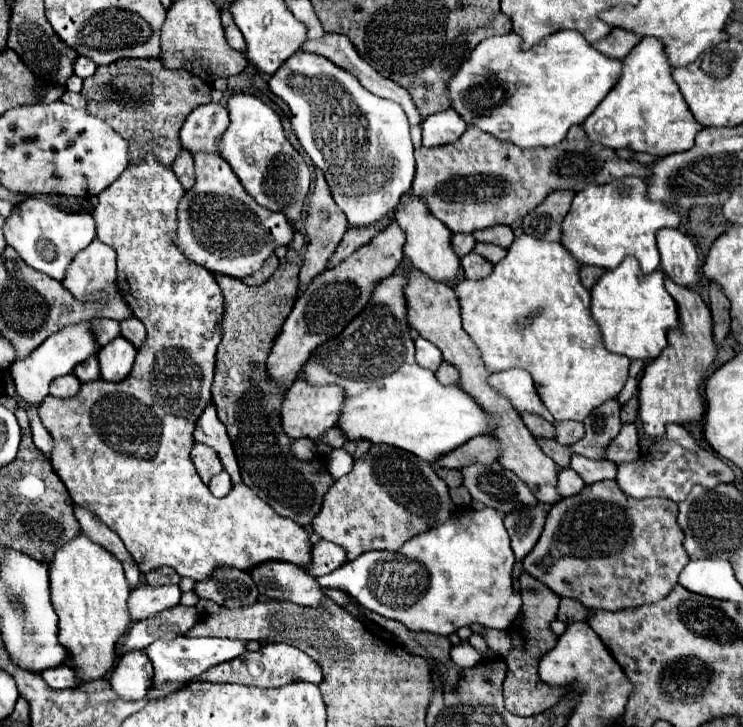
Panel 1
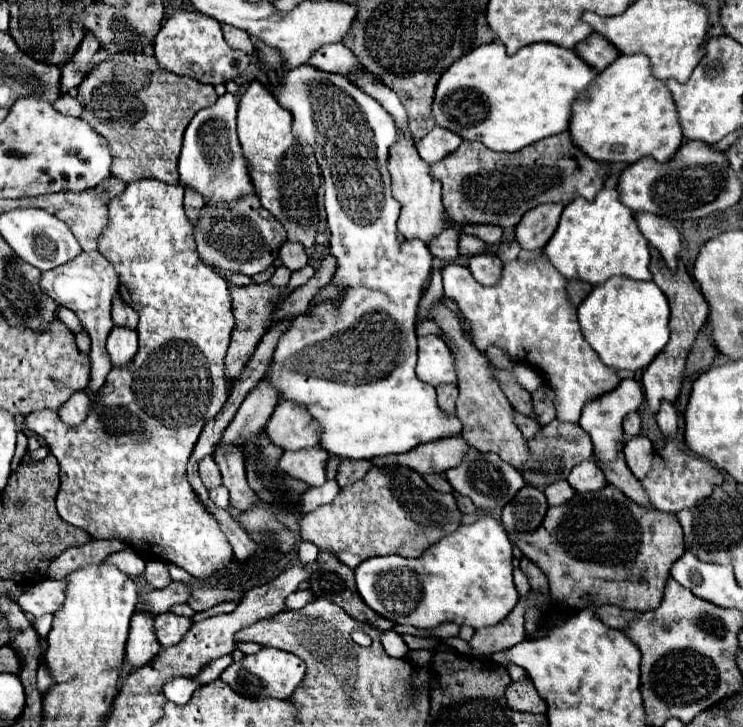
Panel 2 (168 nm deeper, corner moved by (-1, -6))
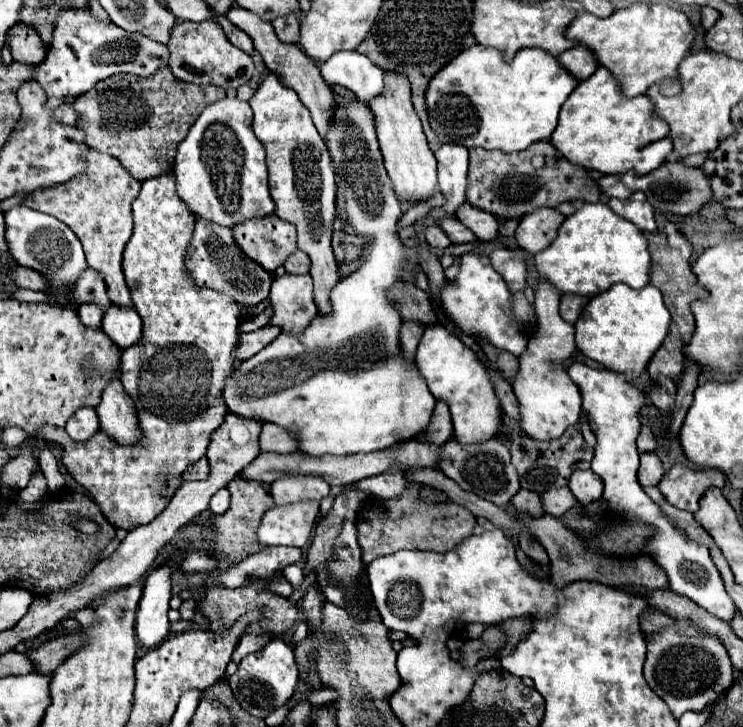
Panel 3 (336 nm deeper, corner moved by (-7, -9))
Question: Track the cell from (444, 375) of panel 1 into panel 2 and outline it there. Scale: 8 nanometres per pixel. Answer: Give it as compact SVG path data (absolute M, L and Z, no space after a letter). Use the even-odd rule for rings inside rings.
M439 384L437 386L437 404L447 416L455 414L455 400L457 400L457 386L455 384Z

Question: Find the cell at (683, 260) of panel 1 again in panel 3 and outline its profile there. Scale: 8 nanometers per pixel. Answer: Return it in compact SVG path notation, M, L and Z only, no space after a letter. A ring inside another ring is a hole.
M633 193L629 199L619 201L619 199L611 199L609 207L619 213L621 217L625 217L627 221L635 223L641 231L649 231L655 233L657 231L657 223L655 223L655 213L653 207L647 203L647 199L643 197L643 193Z

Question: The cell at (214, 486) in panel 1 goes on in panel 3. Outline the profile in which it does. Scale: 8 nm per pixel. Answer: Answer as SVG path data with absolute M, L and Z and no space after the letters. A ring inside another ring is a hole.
M223 487L219 489L213 497L211 497L211 503L209 503L209 509L215 513L215 515L223 515L229 507L229 491Z

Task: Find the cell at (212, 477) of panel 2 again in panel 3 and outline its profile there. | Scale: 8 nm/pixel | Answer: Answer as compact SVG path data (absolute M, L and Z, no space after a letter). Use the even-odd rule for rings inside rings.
M203 457L199 463L191 465L185 473L183 473L183 479L205 479L207 477L207 459Z

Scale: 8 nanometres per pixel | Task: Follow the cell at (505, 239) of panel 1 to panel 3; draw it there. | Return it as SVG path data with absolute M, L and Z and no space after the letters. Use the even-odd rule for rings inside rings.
M463 205L457 213L457 219L469 227L479 241L493 241L499 235L499 221L491 213L483 213L471 205Z

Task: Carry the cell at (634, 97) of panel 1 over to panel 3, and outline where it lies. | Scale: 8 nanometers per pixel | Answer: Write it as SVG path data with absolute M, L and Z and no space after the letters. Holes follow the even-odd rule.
M599 67L595 71L595 75L581 81L579 89L575 89L575 93L571 93L571 97L563 103L563 109L559 113L559 125L557 125L555 133L551 135L551 143L575 165L583 165L585 169L601 171L603 175L619 175L619 173L625 173L631 169L635 173L649 173L649 171L657 169L673 150L673 143L669 135L665 135L661 139L653 139L653 141L649 137L639 139L635 135L635 125L651 125L651 117L657 117L655 103L647 95L639 95L633 99L625 97L617 77L609 69Z

